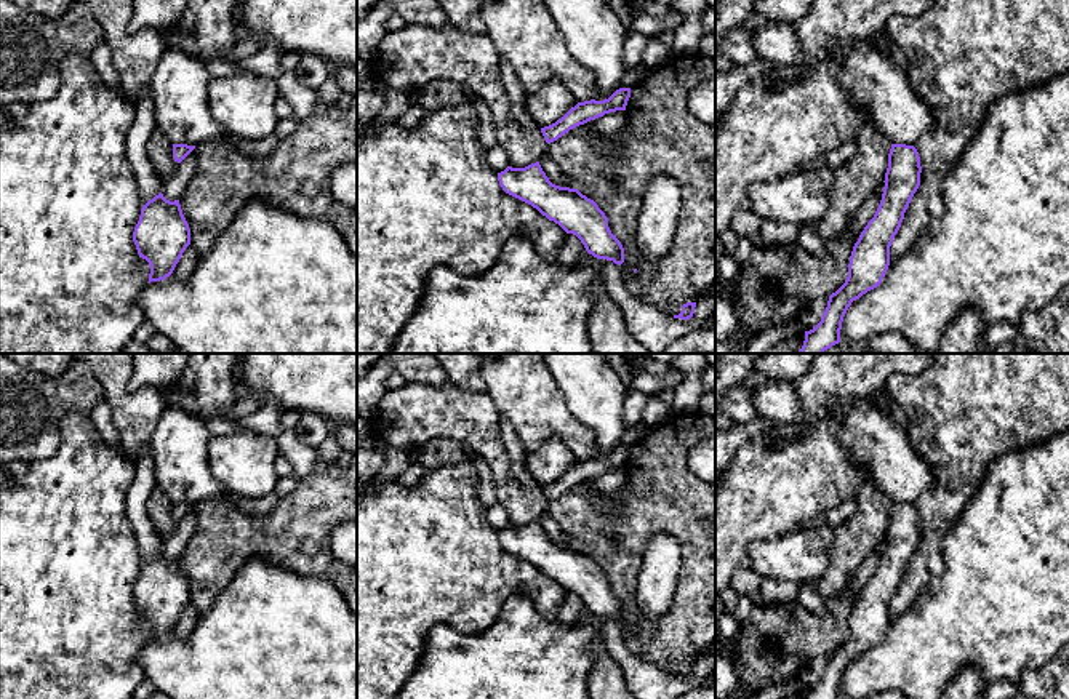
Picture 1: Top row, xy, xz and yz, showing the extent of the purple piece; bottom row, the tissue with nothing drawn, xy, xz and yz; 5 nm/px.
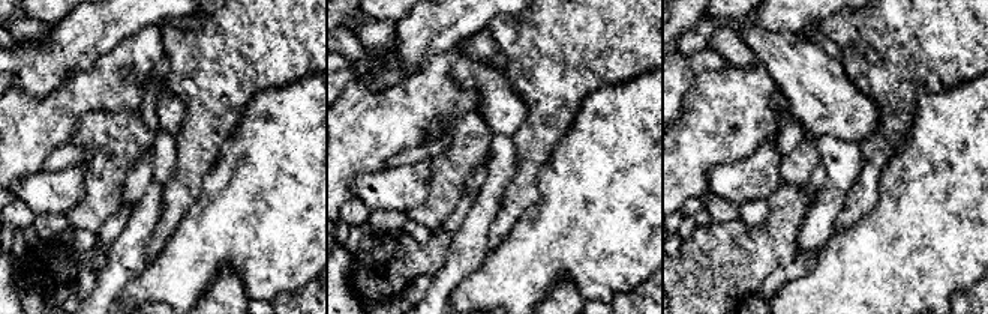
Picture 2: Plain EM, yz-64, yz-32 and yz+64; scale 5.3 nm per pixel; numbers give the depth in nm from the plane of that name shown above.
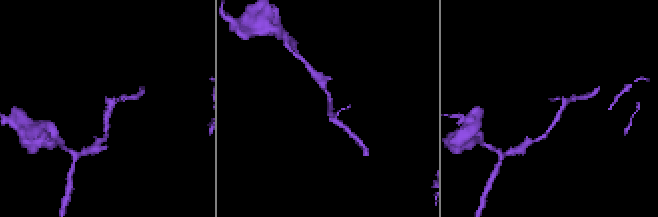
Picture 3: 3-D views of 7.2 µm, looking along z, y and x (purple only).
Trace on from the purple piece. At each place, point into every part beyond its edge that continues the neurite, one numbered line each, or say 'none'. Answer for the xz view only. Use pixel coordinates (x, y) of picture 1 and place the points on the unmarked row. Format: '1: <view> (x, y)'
none

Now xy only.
none

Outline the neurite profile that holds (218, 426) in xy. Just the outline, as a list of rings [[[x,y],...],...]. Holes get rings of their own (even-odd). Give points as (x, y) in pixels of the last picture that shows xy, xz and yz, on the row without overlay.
[[[216,416],[203,421],[205,427],[211,432],[211,435],[230,435],[238,430],[238,425],[232,419],[226,419],[224,416]]]

